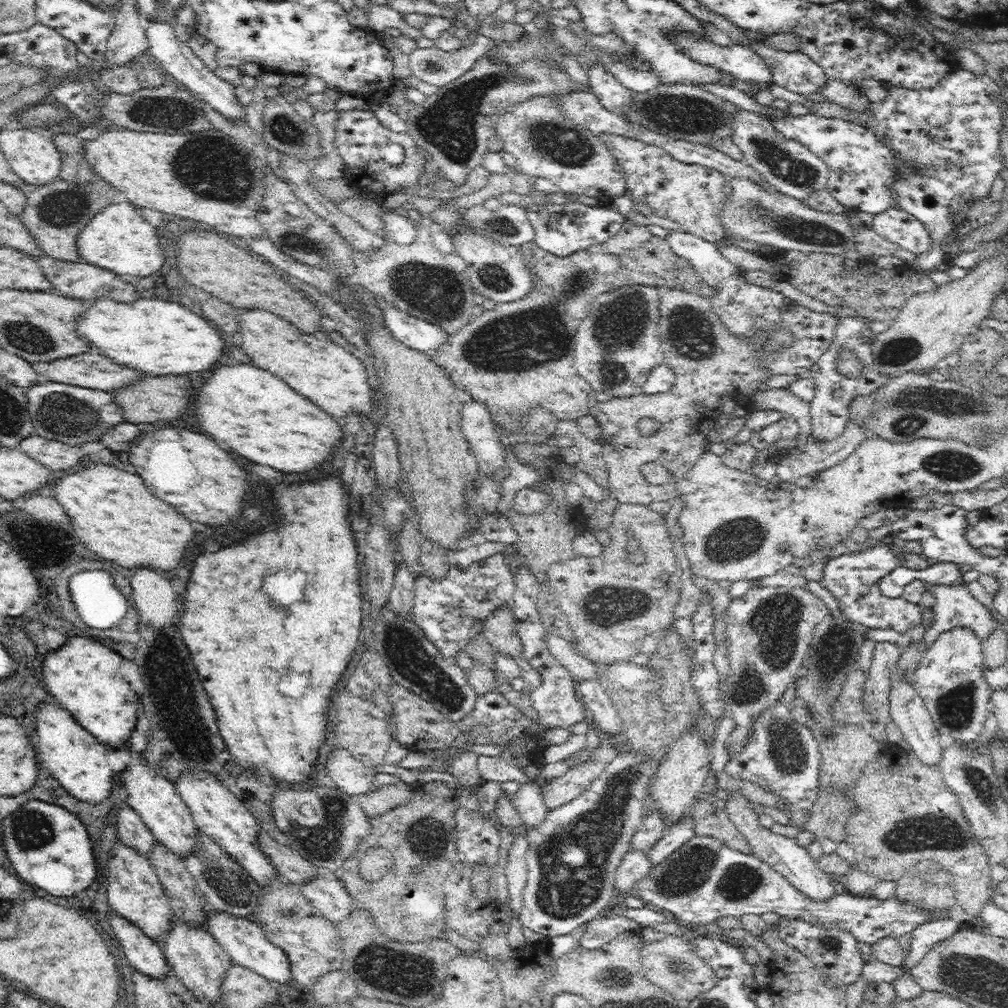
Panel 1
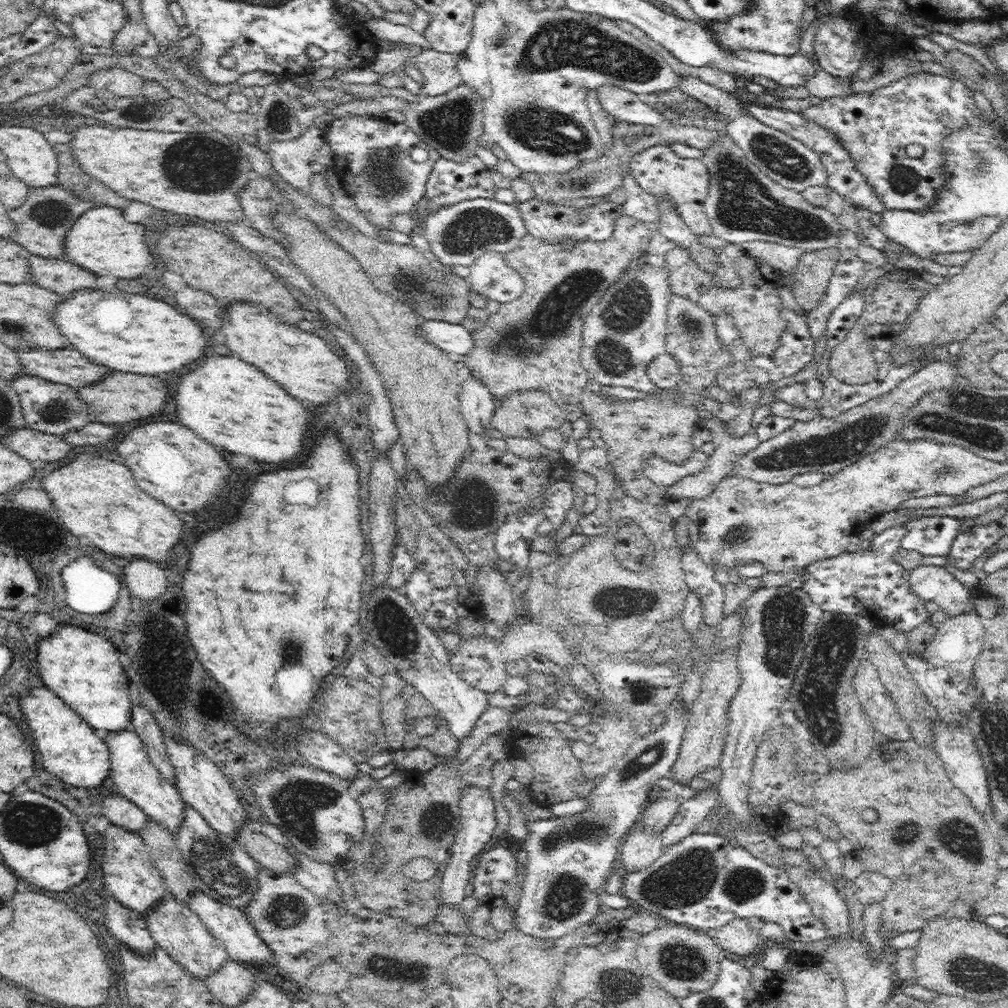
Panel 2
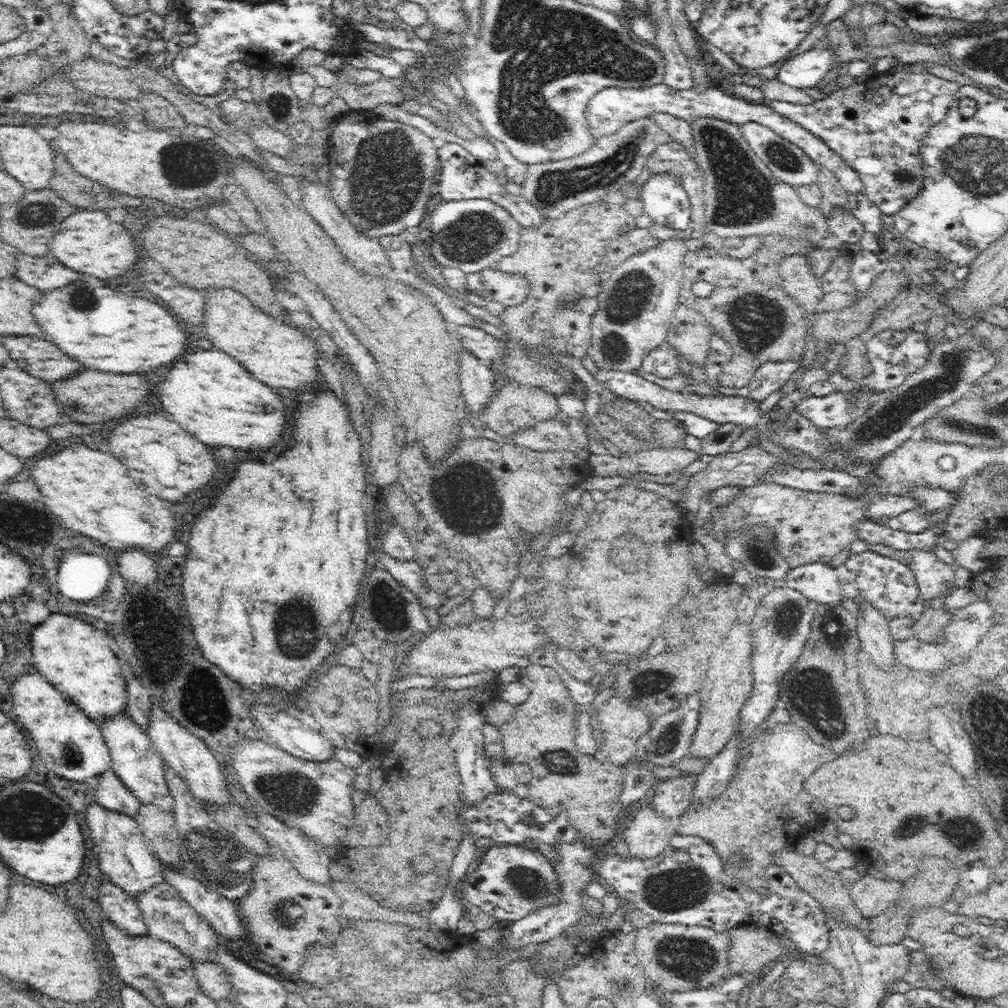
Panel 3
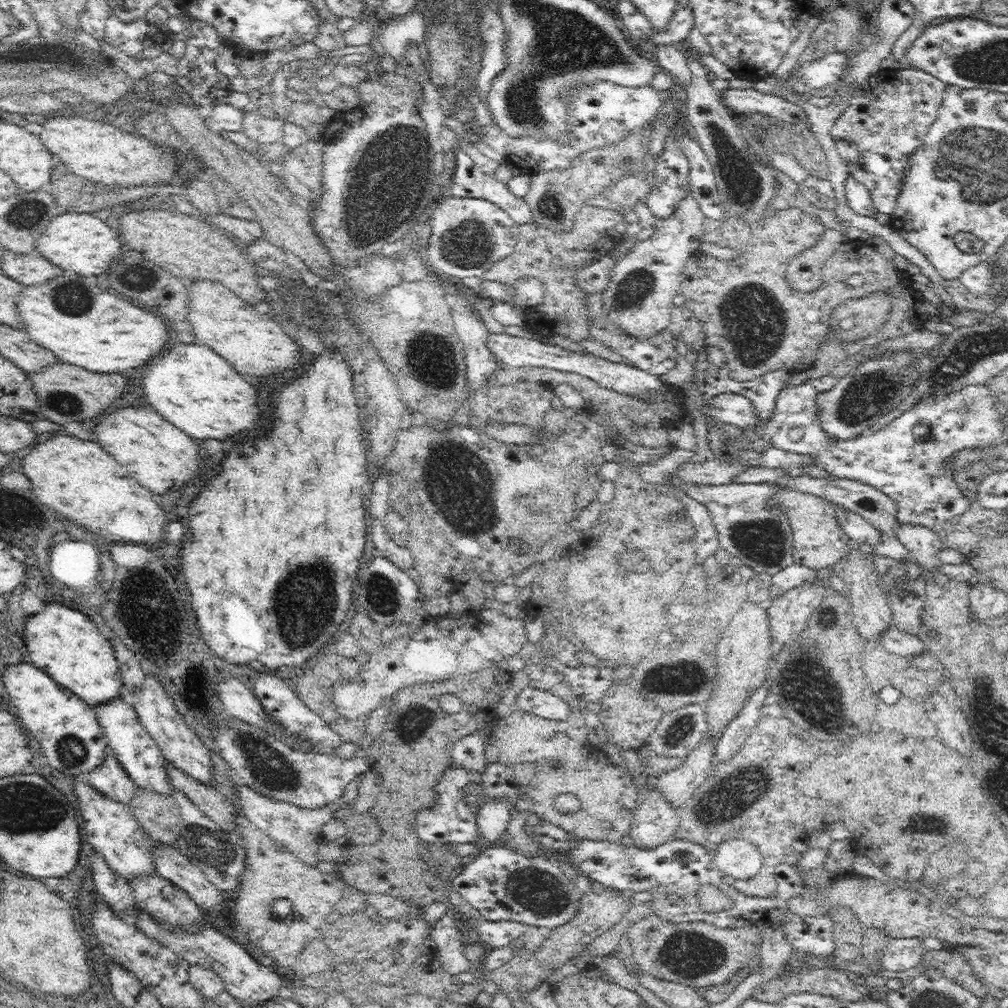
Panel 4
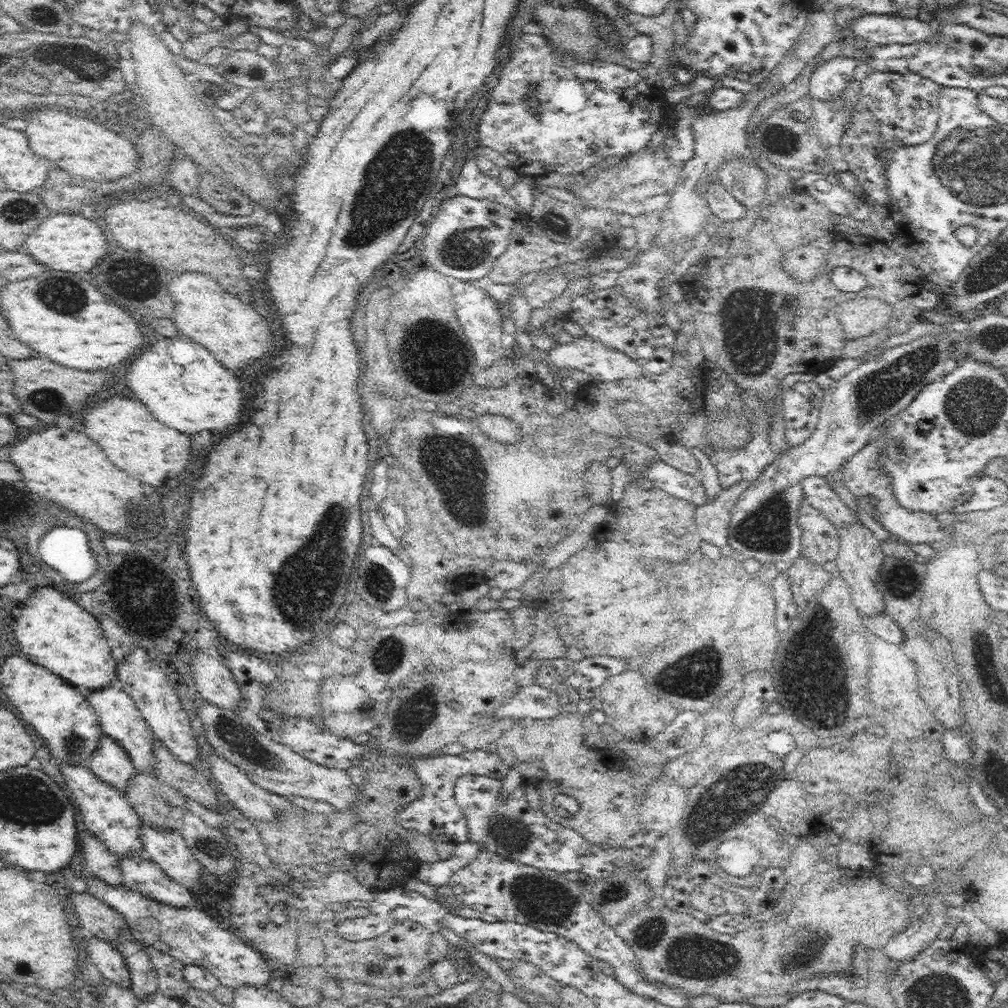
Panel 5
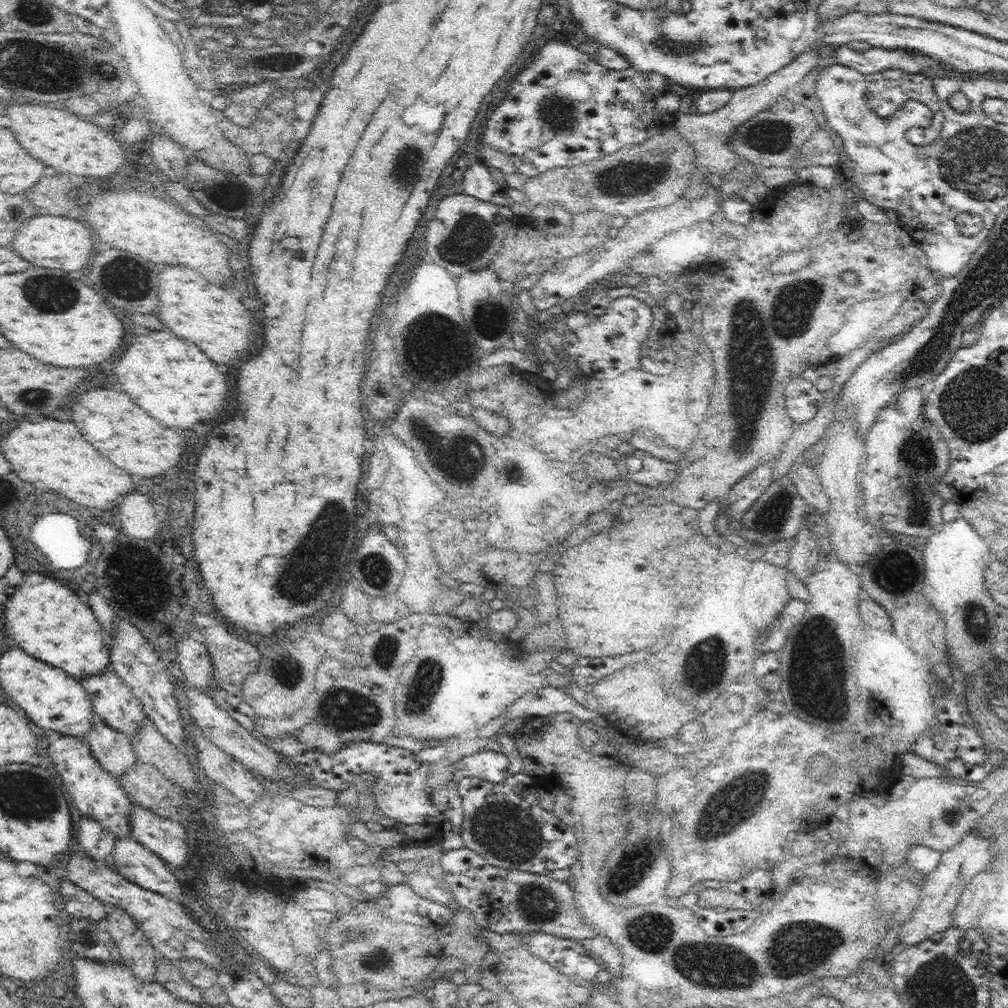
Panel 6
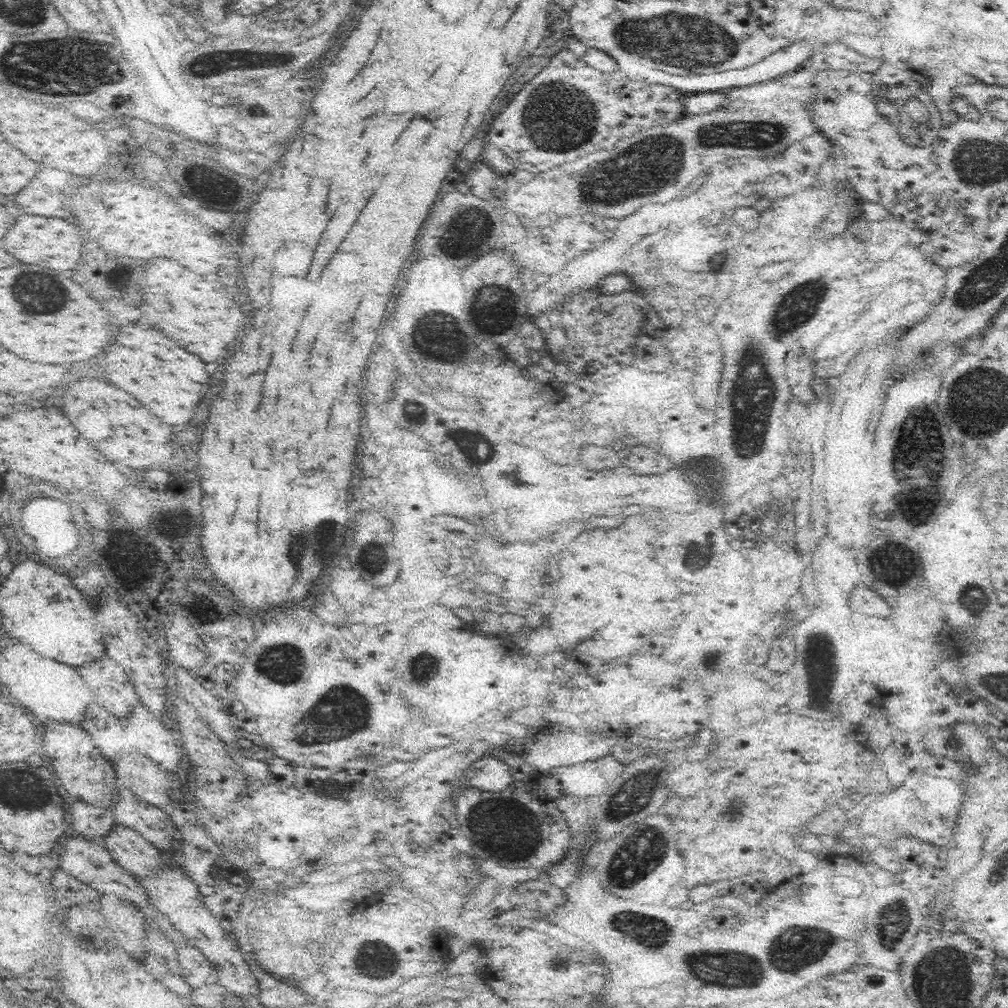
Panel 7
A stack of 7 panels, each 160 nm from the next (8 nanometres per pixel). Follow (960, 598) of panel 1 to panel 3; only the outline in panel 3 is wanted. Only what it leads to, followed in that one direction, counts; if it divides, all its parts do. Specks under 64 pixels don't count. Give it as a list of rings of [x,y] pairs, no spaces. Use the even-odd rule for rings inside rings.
[[[910,549],[909,553],[909,567],[915,574],[915,581],[925,600],[945,598],[957,588],[954,584],[954,566],[938,559],[932,550]]]

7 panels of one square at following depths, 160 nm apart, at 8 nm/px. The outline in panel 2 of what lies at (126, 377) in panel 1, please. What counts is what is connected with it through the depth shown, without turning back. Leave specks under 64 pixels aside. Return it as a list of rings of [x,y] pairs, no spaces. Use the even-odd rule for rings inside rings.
[[[74,348],[60,350],[18,350],[23,372],[46,380],[66,384],[76,390],[92,384],[108,372],[104,366],[90,362]]]

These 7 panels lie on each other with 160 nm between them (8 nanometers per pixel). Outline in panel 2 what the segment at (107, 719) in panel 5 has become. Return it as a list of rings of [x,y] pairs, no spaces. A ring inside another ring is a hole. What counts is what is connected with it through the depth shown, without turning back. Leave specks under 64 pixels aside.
[[[126,728],[116,732],[103,734],[105,743],[108,745],[111,758],[111,776],[118,793],[126,797],[153,822],[164,826],[173,837],[178,834],[182,822],[184,822],[184,812],[186,803],[178,792],[175,784],[163,778],[161,772],[152,764],[146,745],[138,737],[136,731]]]

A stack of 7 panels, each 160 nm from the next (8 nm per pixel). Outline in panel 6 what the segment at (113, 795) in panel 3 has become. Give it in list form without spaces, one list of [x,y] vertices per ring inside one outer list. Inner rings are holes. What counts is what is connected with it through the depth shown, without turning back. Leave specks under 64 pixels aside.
[[[95,721],[92,728],[85,734],[84,739],[92,748],[94,758],[116,779],[136,761],[131,738],[104,721]]]

